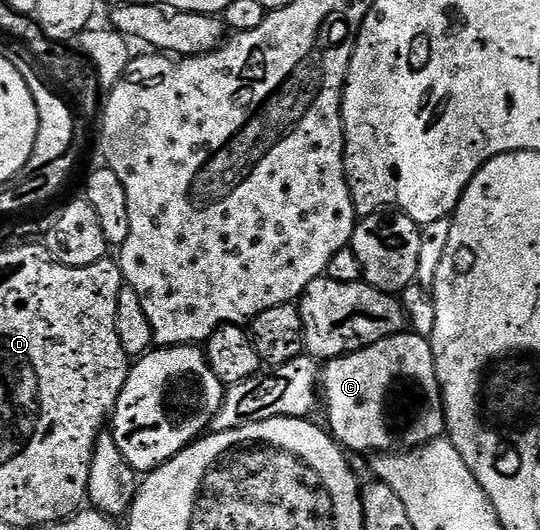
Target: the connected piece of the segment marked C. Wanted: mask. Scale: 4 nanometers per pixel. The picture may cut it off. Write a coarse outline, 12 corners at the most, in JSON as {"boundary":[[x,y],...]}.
{"boundary":[[391,335],[322,367],[332,438],[413,451],[446,431],[434,353]]}

